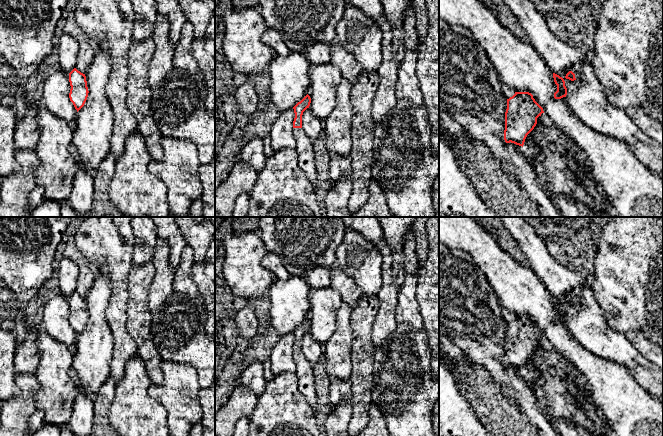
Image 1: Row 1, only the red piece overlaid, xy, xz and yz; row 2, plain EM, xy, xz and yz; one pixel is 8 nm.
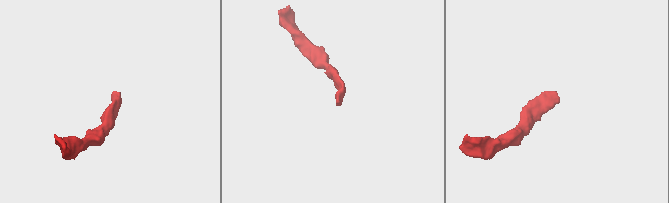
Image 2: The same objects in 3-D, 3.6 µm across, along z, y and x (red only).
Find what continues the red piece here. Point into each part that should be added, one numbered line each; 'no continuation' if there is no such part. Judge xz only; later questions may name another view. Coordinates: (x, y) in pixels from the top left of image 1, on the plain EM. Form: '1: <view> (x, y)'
1: xz (304, 372)

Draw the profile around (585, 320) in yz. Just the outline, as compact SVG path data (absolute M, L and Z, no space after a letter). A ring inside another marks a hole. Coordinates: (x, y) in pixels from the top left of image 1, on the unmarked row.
M524 217L499 218L526 255L532 270L543 282L547 290L553 297L564 303L567 312L566 323L573 337L594 355L624 366L630 376L650 394L654 396L663 395L663 371L658 365L642 356L624 334L607 325L595 299L593 289L586 284L588 277L580 275L555 260L548 252L545 242L535 233L533 227L526 222ZM579 287L582 288L580 302L574 305L566 303L565 300L570 293Z

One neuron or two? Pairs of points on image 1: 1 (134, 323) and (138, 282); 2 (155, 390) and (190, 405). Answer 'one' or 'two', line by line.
1: one
2: one

